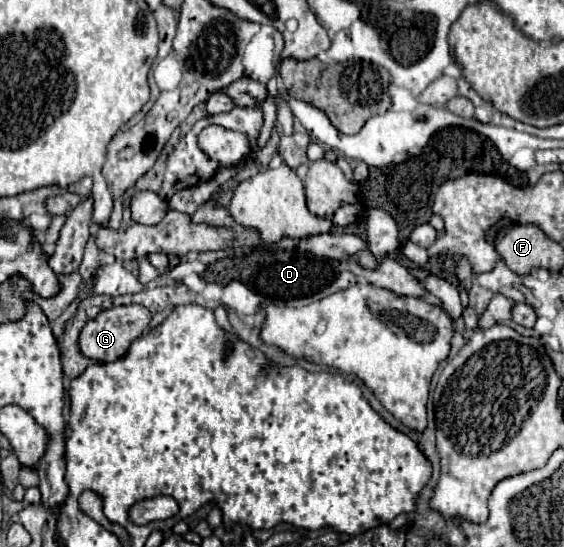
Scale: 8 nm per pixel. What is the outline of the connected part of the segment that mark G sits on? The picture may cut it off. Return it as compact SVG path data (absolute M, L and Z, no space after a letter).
M141 304L113 306L109 310L99 312L93 320L89 320L83 326L83 330L79 334L79 350L85 358L97 360L97 362L115 362L147 330L149 322L151 322L151 312Z

